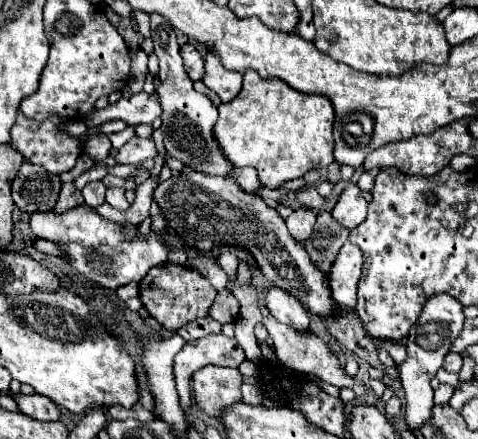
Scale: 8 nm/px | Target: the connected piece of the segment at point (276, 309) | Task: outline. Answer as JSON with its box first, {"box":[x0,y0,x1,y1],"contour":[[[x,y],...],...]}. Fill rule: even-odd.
{"box":[267,288,309,332],"contour":[[[271,288],[267,292],[267,310],[271,316],[287,326],[293,326],[297,332],[309,330],[309,316],[307,310],[301,306],[301,302],[293,296],[289,296],[281,288]]]}

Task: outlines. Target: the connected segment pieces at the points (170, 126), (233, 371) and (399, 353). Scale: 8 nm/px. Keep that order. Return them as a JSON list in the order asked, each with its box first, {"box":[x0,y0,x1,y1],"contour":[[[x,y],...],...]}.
[{"box":[151,16,263,196],"contour":[[[151,16],[151,38],[155,44],[155,56],[159,58],[159,76],[157,76],[159,84],[157,84],[155,92],[159,96],[161,110],[163,110],[161,130],[165,136],[167,156],[181,160],[187,166],[187,170],[203,172],[209,176],[233,178],[241,186],[241,190],[245,190],[247,194],[259,196],[257,190],[263,186],[261,186],[261,180],[257,176],[257,170],[235,166],[223,154],[217,138],[213,136],[213,126],[217,122],[217,108],[213,106],[213,102],[205,94],[201,94],[193,88],[193,80],[185,72],[183,58],[179,54],[175,28],[169,28],[169,22],[161,20],[161,16]]]},{"box":[193,366,241,418],"contour":[[[205,366],[193,374],[193,398],[205,414],[221,418],[227,408],[241,402],[241,384],[237,368]]]},{"box":[367,332,407,364],"contour":[[[367,332],[367,338],[369,338],[377,348],[387,350],[389,356],[395,360],[395,364],[403,364],[403,362],[407,360],[407,348],[405,348],[405,344],[395,342],[395,340],[381,340],[381,338],[373,338],[369,332]]]}]

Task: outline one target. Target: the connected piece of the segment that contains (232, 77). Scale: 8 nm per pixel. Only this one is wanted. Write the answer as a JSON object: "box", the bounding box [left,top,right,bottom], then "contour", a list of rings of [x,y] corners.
{"box":[203,52,243,102],"contour":[[[207,52],[203,82],[221,98],[221,102],[229,102],[239,94],[243,84],[243,74],[225,70],[223,64],[217,60],[217,56]]]}

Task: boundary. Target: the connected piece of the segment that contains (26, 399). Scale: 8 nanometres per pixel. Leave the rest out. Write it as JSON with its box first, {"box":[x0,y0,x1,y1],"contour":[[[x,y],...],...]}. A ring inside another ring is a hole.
{"box":[12,393,61,420],"contour":[[[17,393],[13,394],[12,398],[16,401],[19,412],[23,412],[35,420],[57,420],[61,414],[61,410],[49,398],[45,398],[41,394]]]}

